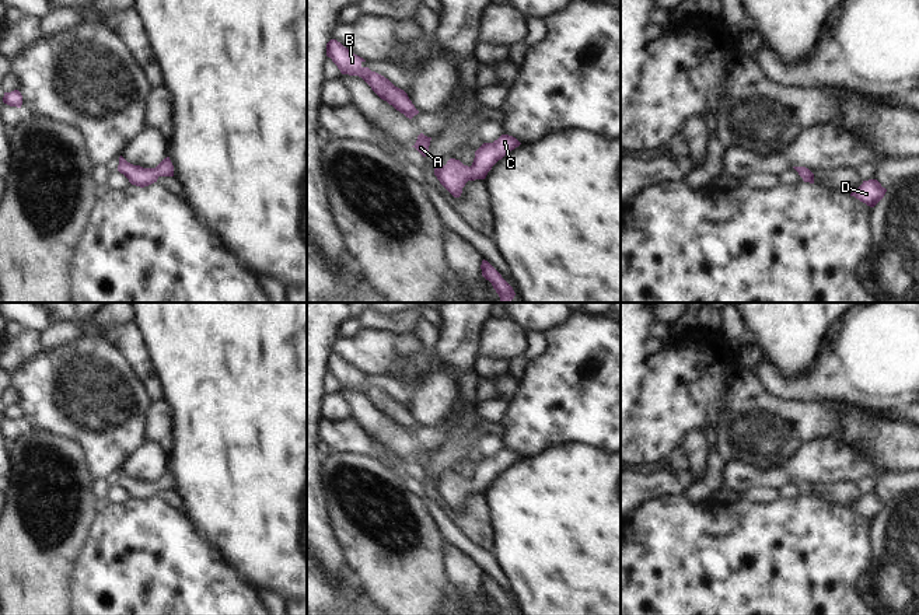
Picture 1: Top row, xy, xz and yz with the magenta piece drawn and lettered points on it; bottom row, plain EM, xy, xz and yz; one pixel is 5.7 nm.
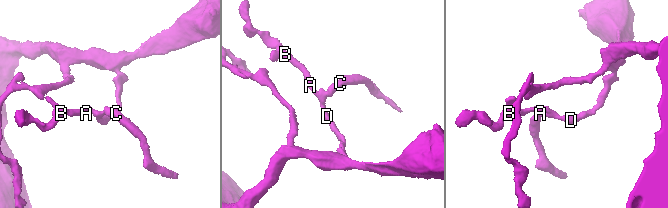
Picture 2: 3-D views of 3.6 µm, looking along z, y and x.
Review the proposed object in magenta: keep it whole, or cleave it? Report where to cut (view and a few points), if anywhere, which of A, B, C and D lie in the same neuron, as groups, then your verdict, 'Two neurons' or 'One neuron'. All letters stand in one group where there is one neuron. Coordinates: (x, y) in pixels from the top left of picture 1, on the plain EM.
No split. Groups: A B C D. One neuron.

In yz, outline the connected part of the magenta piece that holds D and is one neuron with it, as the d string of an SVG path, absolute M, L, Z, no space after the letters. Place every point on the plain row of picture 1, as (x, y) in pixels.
M877 493L863 495L863 497L850 507L860 516L874 521L885 509L887 503Z

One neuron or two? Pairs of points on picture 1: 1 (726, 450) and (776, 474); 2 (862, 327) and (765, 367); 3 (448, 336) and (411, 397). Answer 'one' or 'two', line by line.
1: two
2: one
3: one

